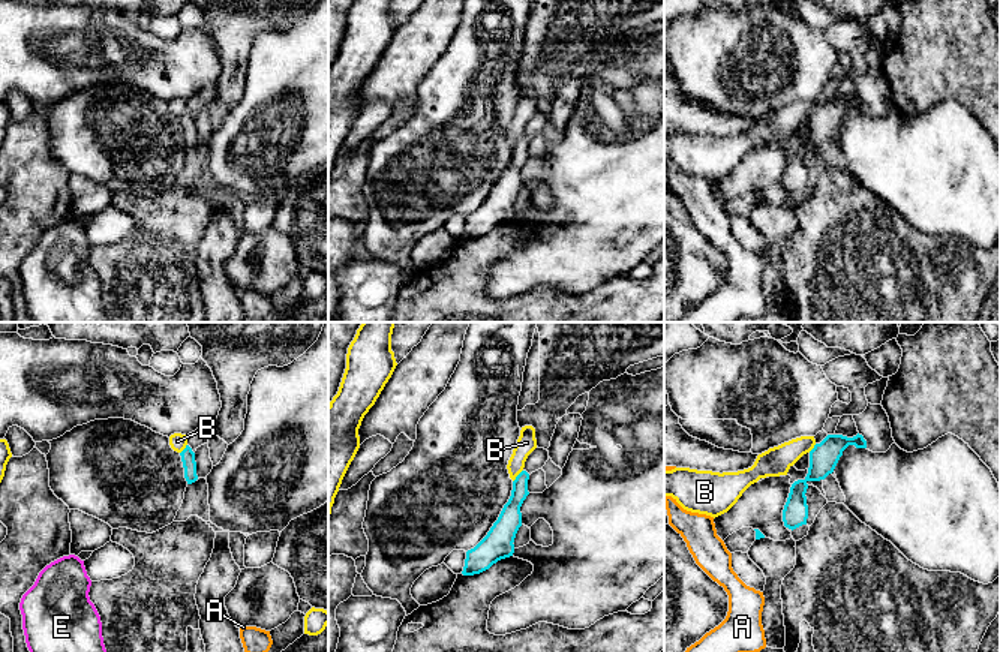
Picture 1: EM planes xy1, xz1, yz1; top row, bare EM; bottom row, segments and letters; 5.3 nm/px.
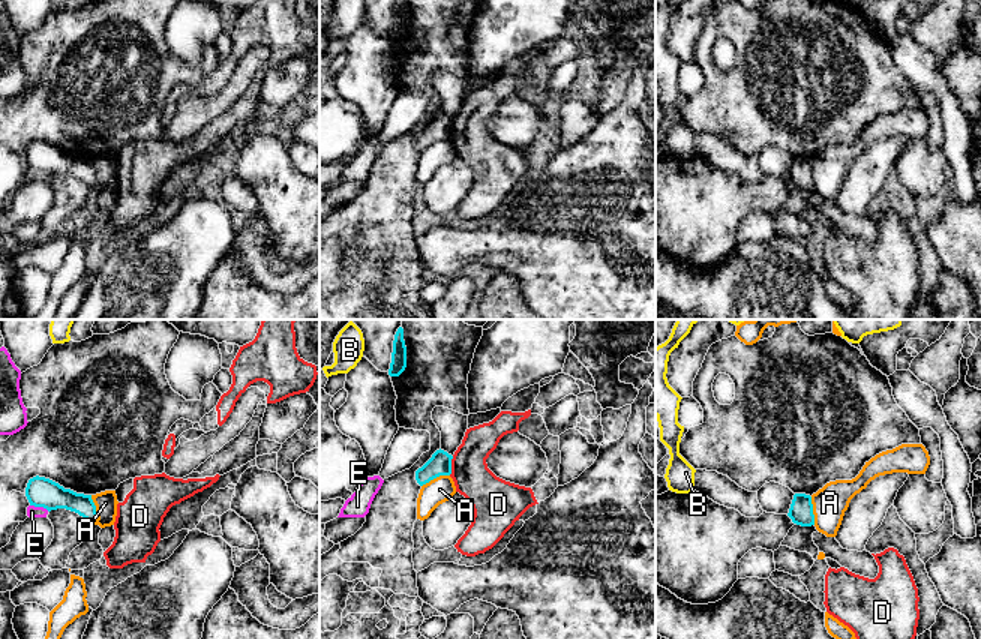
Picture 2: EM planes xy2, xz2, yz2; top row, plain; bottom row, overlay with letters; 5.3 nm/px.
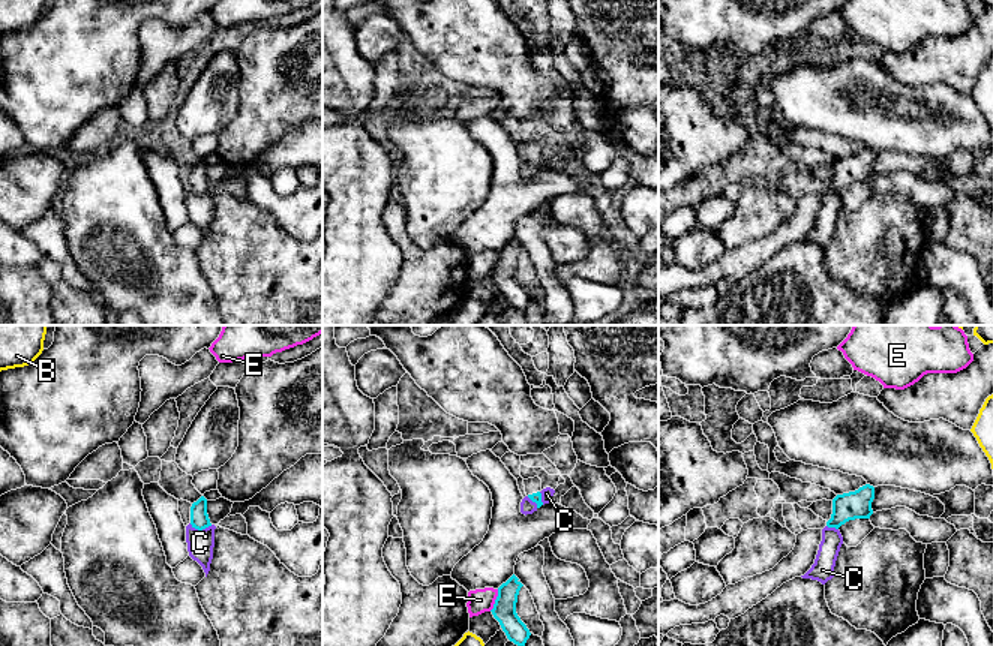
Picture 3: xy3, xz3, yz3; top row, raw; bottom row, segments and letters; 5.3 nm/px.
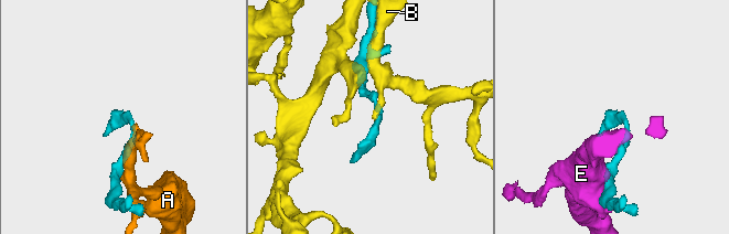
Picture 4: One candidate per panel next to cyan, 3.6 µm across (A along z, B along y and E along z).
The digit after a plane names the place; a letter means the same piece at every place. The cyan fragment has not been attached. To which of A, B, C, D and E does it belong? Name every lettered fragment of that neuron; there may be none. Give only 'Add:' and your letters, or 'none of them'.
Add: none of them

